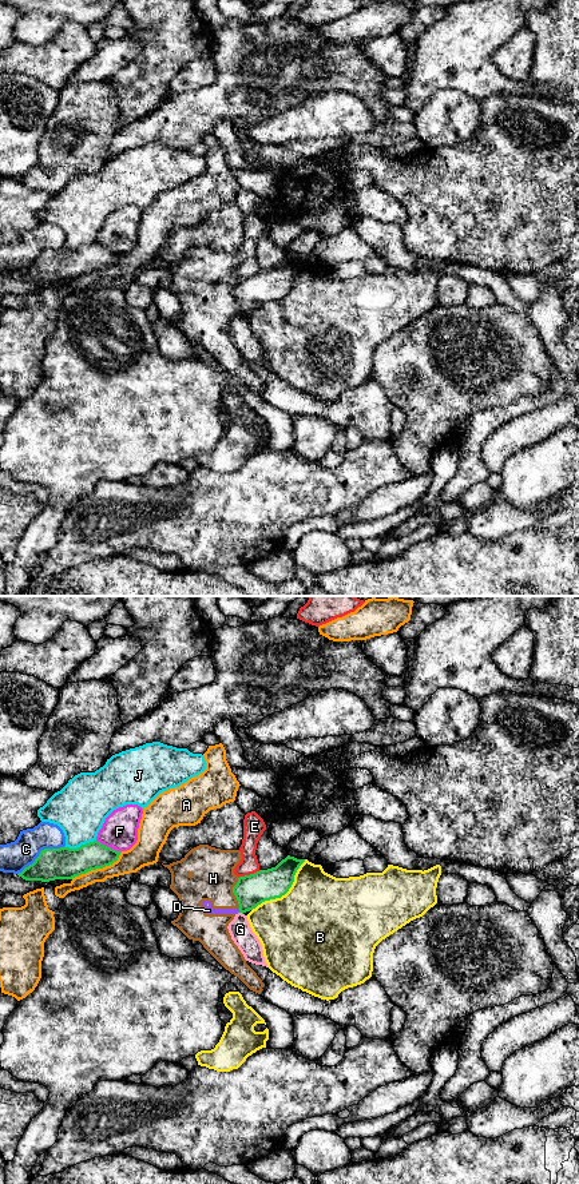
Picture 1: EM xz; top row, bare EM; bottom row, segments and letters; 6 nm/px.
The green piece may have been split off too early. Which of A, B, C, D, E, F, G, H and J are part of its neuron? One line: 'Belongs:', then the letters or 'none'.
Belongs: none

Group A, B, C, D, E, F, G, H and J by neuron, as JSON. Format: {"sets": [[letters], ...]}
{"sets": [["A"], ["B"], ["C"], ["D", "H"], ["E"], ["F"], ["G"], ["J"]]}

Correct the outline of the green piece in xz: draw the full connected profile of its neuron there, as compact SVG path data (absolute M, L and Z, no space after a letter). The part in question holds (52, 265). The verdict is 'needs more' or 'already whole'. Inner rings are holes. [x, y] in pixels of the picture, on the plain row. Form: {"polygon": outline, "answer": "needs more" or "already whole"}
{"polygon": "M98 242L78 250L44 250L32 266L17 277L25 282L49 283L72 281L91 271L103 270L118 262L122 253L102 246Z", "answer": "already whole"}

